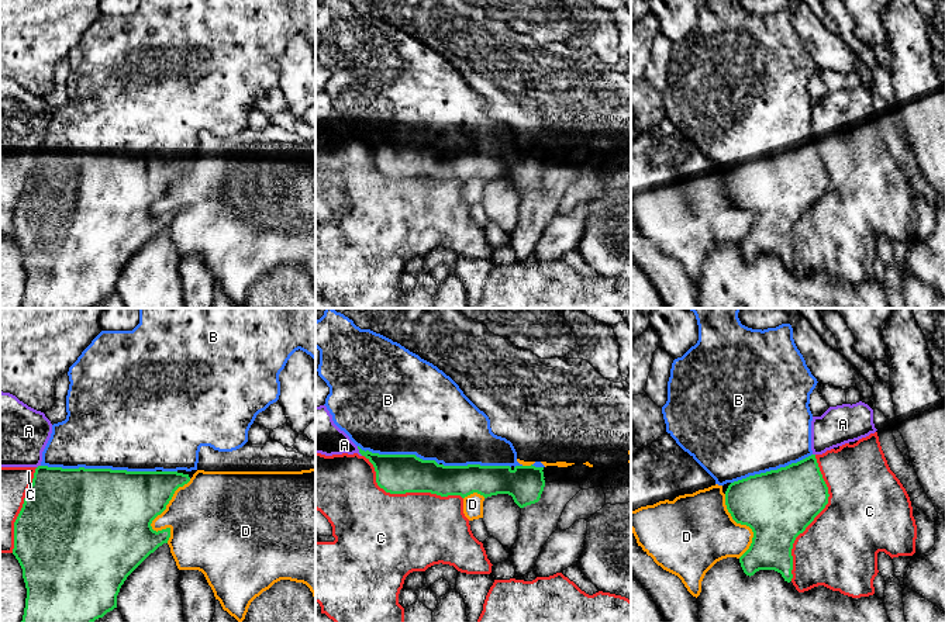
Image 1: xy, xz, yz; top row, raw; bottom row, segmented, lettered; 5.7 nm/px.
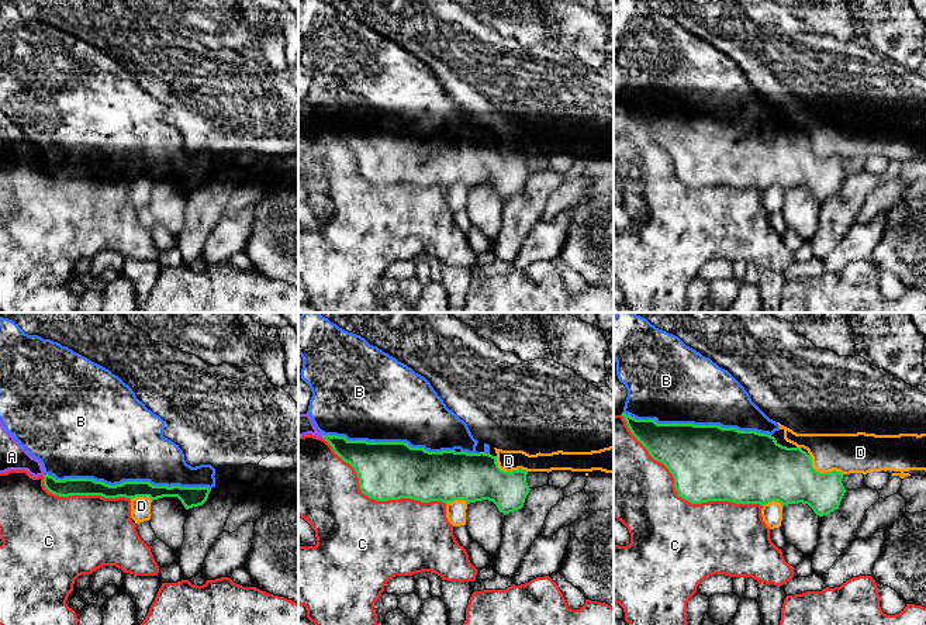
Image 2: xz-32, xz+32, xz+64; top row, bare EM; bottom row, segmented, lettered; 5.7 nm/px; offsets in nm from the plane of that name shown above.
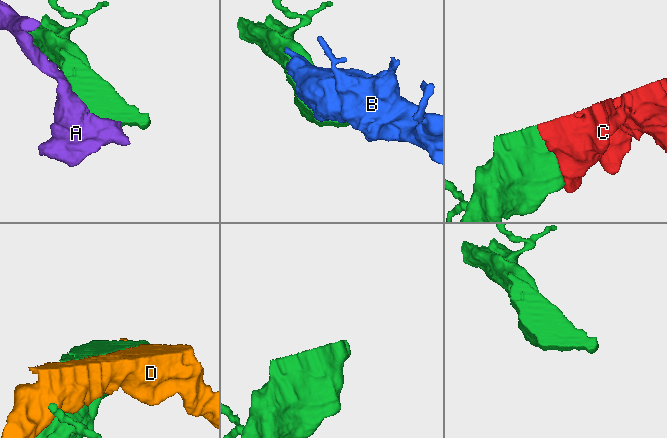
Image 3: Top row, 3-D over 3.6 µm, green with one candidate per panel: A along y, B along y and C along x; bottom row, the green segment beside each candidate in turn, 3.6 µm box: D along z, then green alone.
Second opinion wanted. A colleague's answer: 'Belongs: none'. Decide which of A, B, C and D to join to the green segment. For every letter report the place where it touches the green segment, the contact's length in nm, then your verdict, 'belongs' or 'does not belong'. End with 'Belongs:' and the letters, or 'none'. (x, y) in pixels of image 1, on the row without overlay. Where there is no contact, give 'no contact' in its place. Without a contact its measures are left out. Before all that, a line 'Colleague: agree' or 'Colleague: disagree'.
Colleague: disagree
A: contact xz (359, 135); length 70 nm; does not belong
B: contact xy (99, 154); length 650 nm; belongs
C: contact yz (814, 201); length 750 nm; does not belong
D: contact xy (157, 200); length 400 nm; does not belong
Belongs: B

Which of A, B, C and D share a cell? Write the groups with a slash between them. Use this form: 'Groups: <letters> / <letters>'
Groups: A C / B / D

